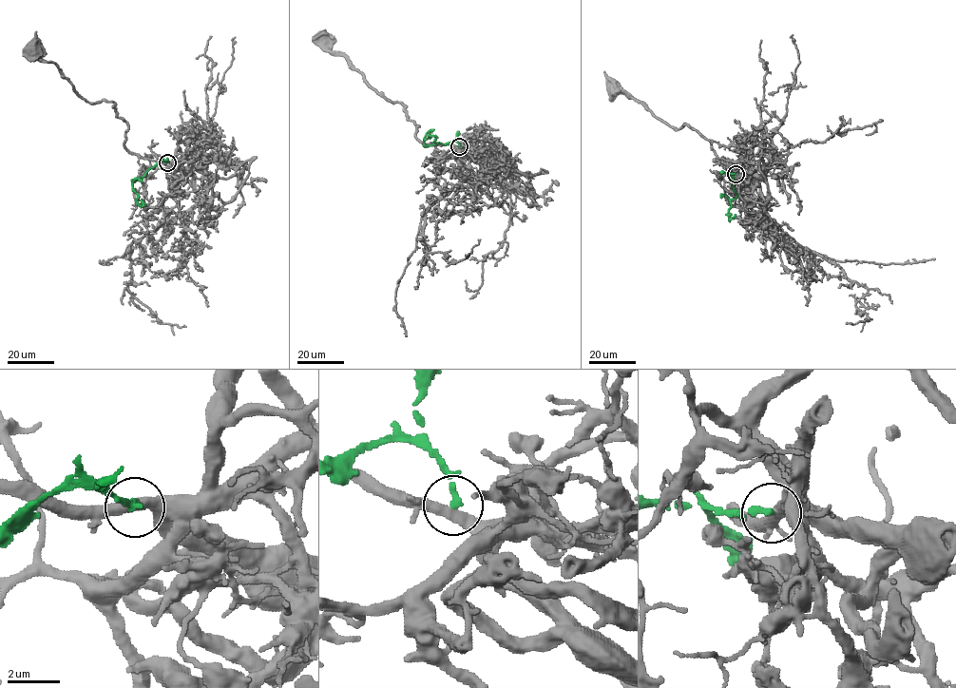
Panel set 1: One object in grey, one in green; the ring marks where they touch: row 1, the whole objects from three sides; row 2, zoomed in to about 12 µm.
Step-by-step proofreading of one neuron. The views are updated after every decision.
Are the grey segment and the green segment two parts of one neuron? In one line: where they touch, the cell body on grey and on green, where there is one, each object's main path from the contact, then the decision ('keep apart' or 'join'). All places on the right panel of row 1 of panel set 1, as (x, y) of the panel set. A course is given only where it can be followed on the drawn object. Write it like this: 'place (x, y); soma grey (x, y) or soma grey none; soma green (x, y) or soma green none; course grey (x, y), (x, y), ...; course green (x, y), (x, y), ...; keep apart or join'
place (736, 174); soma grey (614, 89); soma green none; course grey (736, 173), (733, 174), (718, 158), (711, 143), (688, 124), (673, 128), (633, 98), (614, 88); course green (736, 173), (730, 173), (736, 195), (730, 202), (729, 220), (736, 214); keep apart

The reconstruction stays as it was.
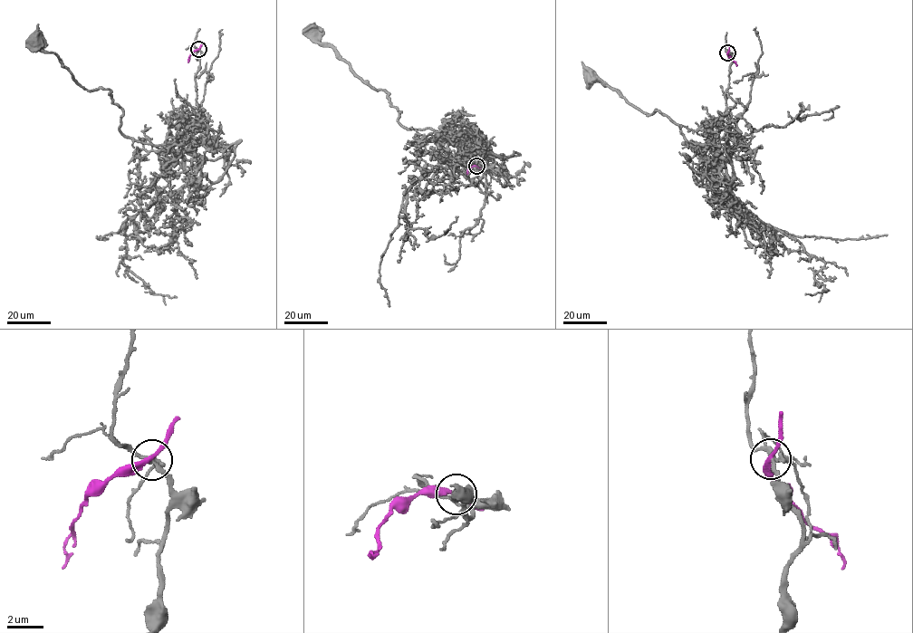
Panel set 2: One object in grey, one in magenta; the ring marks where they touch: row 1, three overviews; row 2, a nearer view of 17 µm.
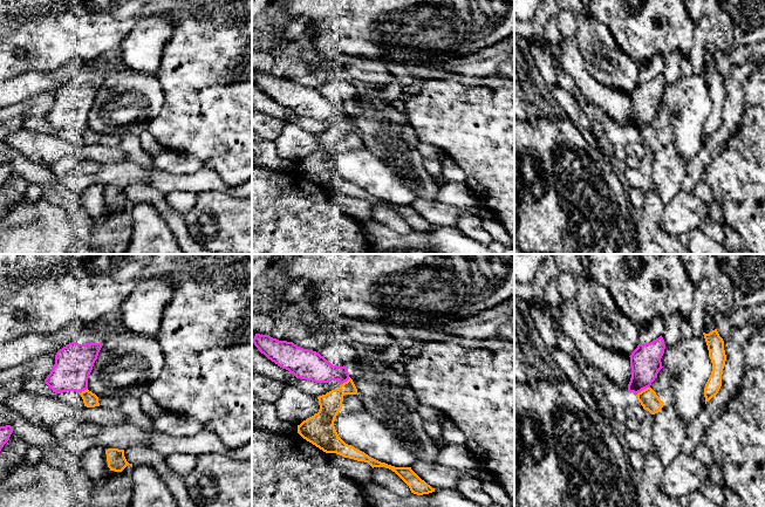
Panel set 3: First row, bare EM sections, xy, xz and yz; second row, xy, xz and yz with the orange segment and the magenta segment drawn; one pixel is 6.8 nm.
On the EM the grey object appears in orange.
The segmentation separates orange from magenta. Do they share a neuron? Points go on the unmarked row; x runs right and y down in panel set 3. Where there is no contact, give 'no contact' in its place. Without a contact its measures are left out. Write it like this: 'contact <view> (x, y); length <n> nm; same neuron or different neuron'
contact yz (642, 128); length 120 nm; different neuron

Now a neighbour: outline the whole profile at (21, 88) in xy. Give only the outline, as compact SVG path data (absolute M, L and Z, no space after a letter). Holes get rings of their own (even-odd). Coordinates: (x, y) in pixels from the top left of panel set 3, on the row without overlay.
M74 60L52 73L27 73L9 81L0 82L0 108L20 103L41 93L56 90L71 80L78 82L104 82L114 74L127 69L122 61L115 67L102 67L100 60Z

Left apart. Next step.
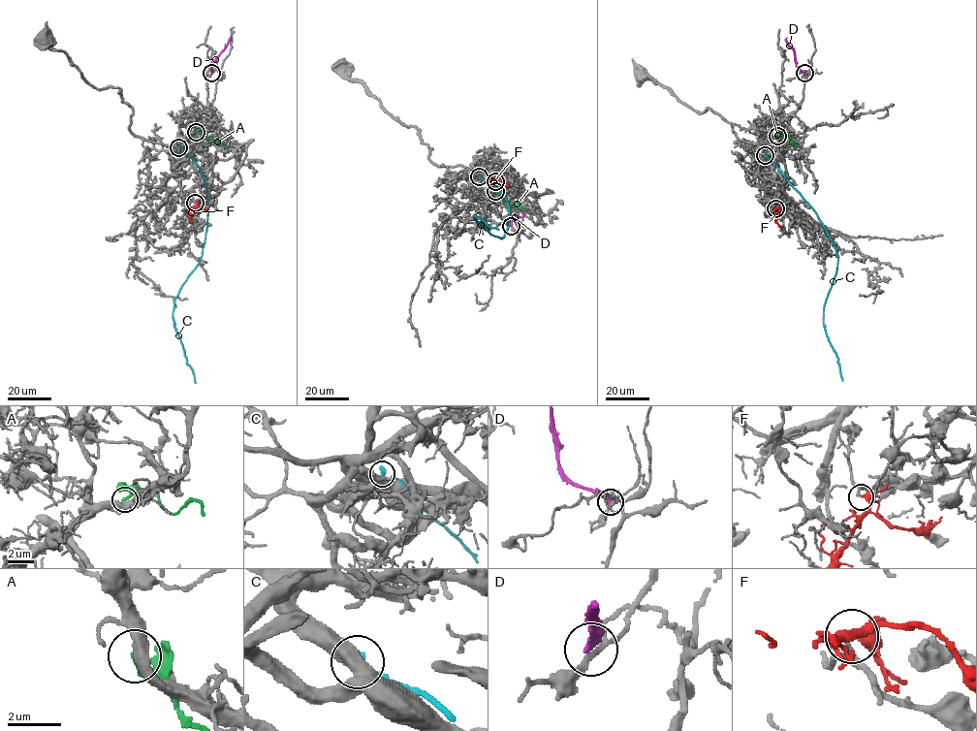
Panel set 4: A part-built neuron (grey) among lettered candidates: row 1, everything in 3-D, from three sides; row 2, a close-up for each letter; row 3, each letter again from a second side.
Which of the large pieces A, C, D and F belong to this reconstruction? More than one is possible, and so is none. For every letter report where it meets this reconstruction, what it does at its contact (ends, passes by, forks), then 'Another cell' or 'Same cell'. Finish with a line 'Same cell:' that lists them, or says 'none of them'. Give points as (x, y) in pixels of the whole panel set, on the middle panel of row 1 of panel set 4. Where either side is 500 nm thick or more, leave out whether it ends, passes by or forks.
A: Touches grey at (495, 191). It ends there. Another cell
C: Touches grey at (479, 176). Another cell
D: Touches grey at (511, 226). It ends there. Another cell
F: Touches grey at (495, 181). It forks there. Same cell
Same cell: F

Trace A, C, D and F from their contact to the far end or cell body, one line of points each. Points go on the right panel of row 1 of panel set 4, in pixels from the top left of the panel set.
A: (777, 137), (790, 137), (791, 143), (797, 146)
C: (765, 155), (816, 213), (837, 255), (835, 273), (826, 301), (823, 316), (824, 329), (838, 359), (842, 380)
D: (804, 73), (797, 67), (795, 51), (786, 38)
F: (775, 208), (776, 222), (782, 228)

